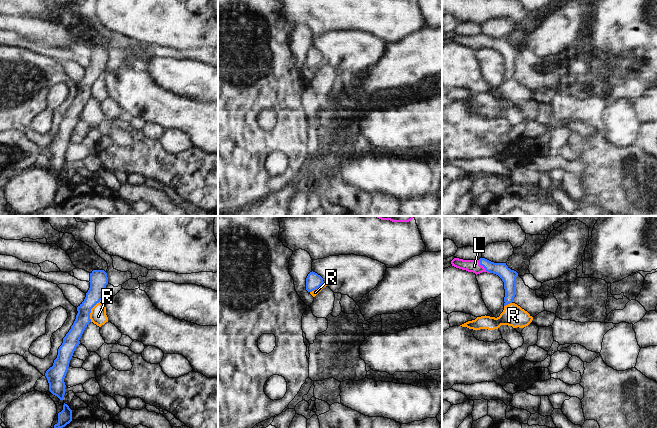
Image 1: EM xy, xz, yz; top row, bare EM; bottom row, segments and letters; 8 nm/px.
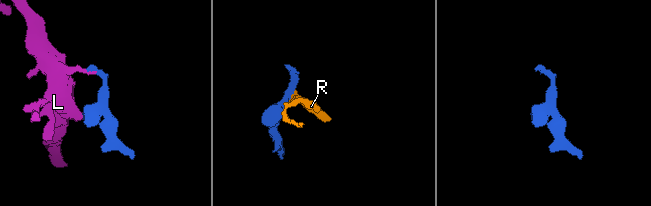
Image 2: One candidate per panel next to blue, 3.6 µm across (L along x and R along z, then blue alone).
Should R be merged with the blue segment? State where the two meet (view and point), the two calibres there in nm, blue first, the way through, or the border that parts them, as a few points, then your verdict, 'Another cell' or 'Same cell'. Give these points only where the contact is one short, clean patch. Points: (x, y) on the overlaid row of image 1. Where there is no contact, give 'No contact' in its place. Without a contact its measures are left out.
Touches blue at xy (90, 311). Thickness 140 nm (blue) against 130 nm. Boundary: xy (99, 301), (91, 309), (90, 321). Another cell

